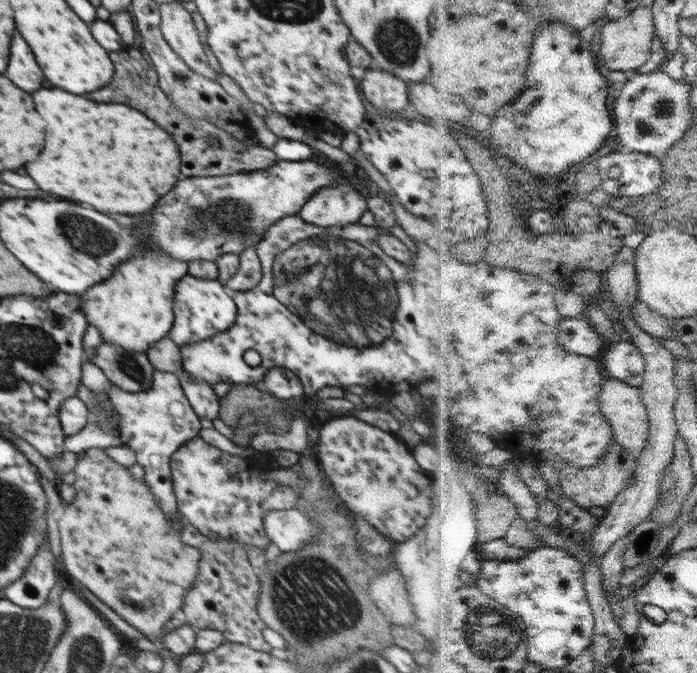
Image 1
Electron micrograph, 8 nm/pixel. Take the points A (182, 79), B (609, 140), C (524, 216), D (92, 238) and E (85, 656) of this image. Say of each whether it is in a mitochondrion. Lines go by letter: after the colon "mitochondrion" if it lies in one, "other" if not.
A: mitochondrion
B: other
C: other
D: mitochondrion
E: mitochondrion

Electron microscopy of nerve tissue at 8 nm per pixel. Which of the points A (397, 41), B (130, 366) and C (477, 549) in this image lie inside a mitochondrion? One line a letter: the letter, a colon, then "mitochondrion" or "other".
A: mitochondrion
B: mitochondrion
C: other

